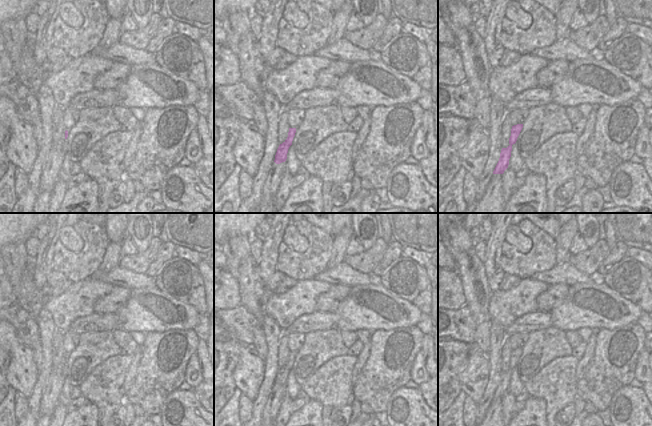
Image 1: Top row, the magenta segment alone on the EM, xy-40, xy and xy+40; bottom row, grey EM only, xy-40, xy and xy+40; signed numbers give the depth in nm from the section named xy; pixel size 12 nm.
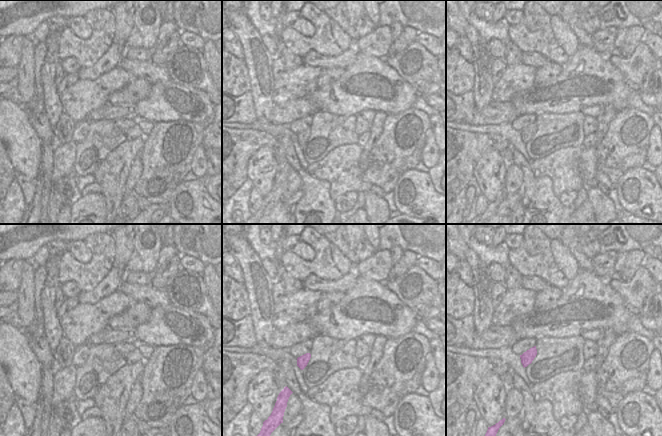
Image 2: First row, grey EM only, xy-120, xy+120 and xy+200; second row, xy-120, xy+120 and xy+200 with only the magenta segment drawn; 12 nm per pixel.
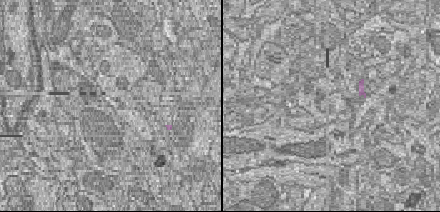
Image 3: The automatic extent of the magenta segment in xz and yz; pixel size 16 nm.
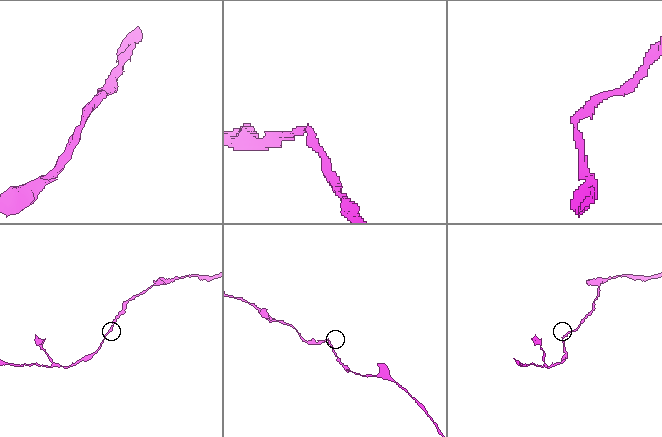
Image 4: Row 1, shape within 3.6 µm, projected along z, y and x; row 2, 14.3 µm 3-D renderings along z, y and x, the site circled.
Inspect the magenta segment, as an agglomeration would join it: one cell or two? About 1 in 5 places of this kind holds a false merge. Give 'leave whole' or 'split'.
leave whole

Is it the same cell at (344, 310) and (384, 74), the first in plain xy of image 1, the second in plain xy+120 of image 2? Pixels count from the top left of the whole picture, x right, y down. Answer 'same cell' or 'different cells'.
same cell

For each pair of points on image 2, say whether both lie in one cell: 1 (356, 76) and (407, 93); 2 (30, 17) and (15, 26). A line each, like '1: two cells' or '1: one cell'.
1: one cell
2: one cell

